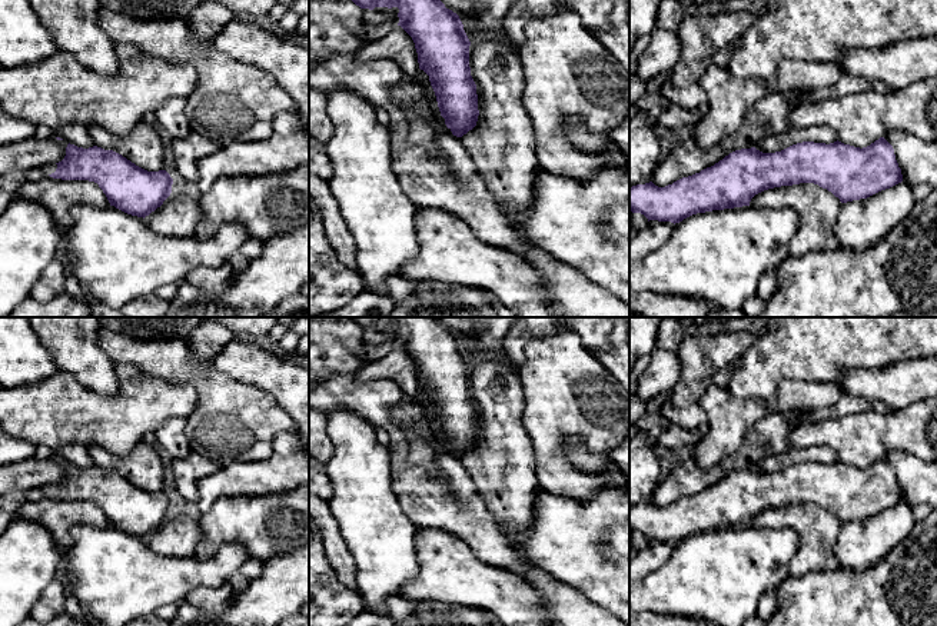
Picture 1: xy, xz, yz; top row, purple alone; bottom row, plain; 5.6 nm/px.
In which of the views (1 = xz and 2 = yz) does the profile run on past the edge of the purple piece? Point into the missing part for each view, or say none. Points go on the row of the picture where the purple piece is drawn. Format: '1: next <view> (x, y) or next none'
1: next none
2: next none

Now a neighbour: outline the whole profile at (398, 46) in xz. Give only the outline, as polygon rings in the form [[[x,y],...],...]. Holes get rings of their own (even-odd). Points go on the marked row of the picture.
[[[396,26],[383,39],[366,44],[358,50],[358,61],[376,59],[388,59],[395,61],[406,76],[412,76],[419,70],[415,43],[401,26]]]

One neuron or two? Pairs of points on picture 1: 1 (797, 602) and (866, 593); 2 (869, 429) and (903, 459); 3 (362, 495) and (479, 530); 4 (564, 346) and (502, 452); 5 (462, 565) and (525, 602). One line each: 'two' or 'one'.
1: one
2: two
3: two
4: two
5: one

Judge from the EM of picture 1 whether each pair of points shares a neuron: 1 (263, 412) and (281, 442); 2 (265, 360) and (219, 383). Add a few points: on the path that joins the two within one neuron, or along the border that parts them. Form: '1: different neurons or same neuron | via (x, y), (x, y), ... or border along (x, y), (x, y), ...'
1: different neurons | border along (292, 430), (279, 433), (273, 452), (256, 460)
2: different neurons | border along (209, 363), (243, 383), (262, 389)

